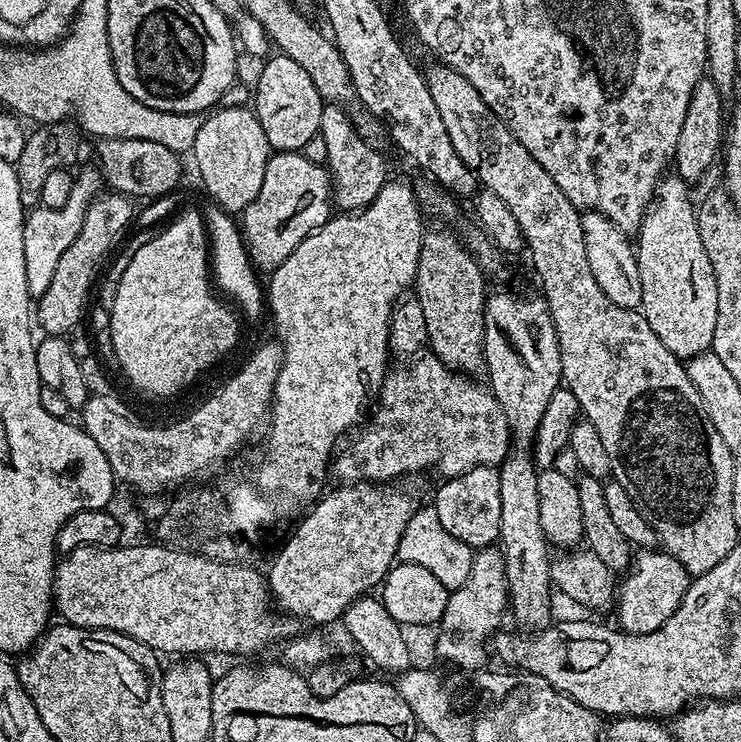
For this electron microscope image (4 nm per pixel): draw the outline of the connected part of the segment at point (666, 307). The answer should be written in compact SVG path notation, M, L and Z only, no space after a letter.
M678 174L665 175L634 240L642 282L639 311L650 322L650 330L662 338L662 346L682 362L709 351L714 326L718 326L718 282L706 246L702 246L702 234L698 234L697 209L688 197L688 188L689 181Z

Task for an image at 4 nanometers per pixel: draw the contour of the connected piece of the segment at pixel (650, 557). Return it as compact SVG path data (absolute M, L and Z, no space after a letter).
M644 550L633 559L622 583L618 588L618 599L614 604L614 616L617 616L619 627L623 631L637 636L638 634L650 634L658 630L678 610L682 598L686 594L690 583L690 577L686 566L678 562L668 552L663 550Z

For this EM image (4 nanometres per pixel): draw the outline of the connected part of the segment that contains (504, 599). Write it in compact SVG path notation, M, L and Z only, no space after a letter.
M496 546L479 549L472 557L470 578L466 578L463 586L451 589L448 593L446 610L438 625L437 654L464 668L483 669L484 659L490 656L486 641L496 635L501 627L500 619L506 616L509 608L503 551Z

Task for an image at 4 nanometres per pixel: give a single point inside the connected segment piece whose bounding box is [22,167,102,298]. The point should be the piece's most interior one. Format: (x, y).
(47, 233)

